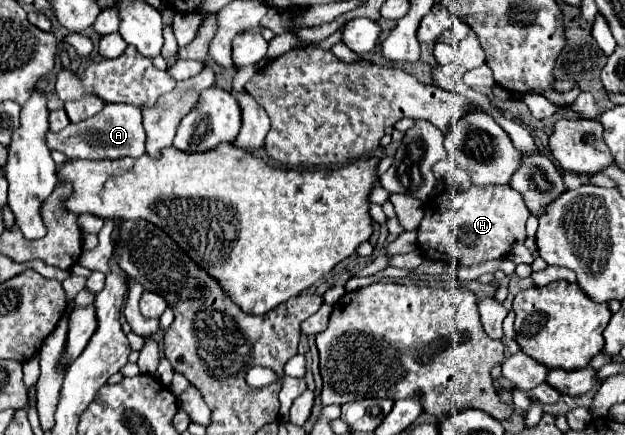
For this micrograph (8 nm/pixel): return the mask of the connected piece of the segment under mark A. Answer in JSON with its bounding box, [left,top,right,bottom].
[45,104,145,160]

